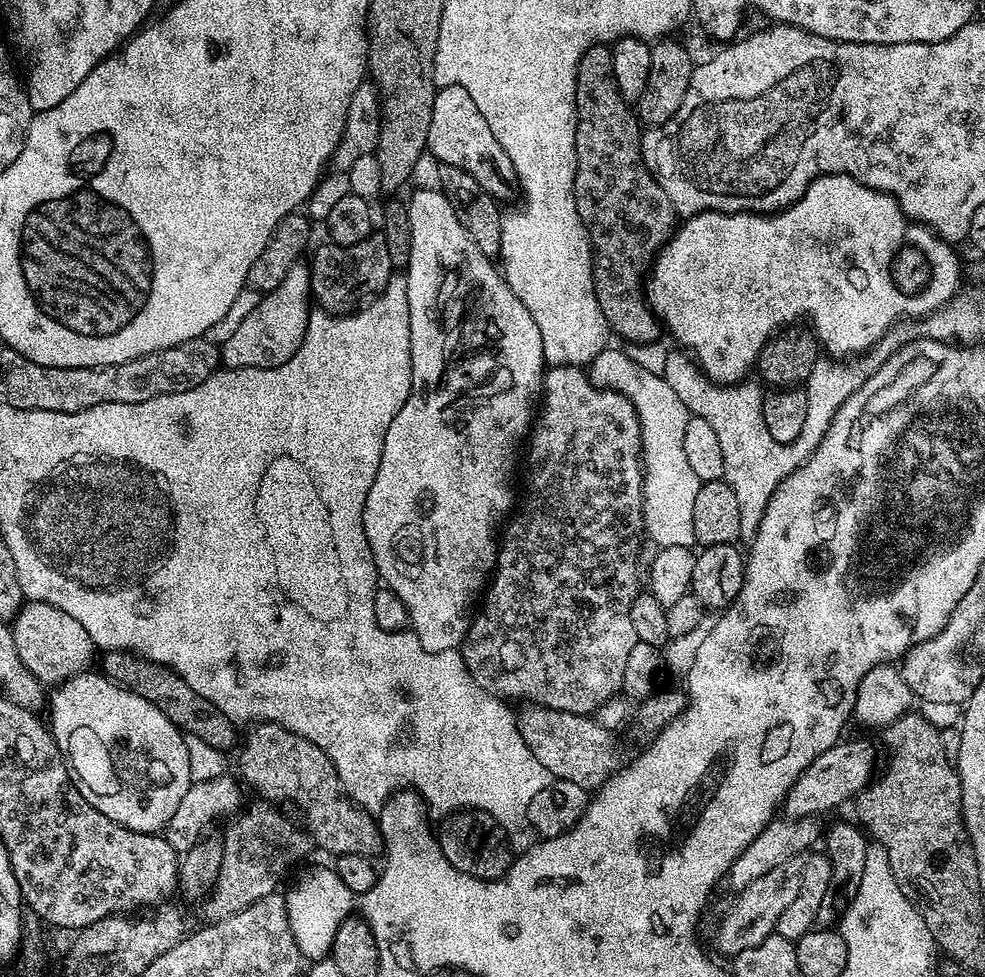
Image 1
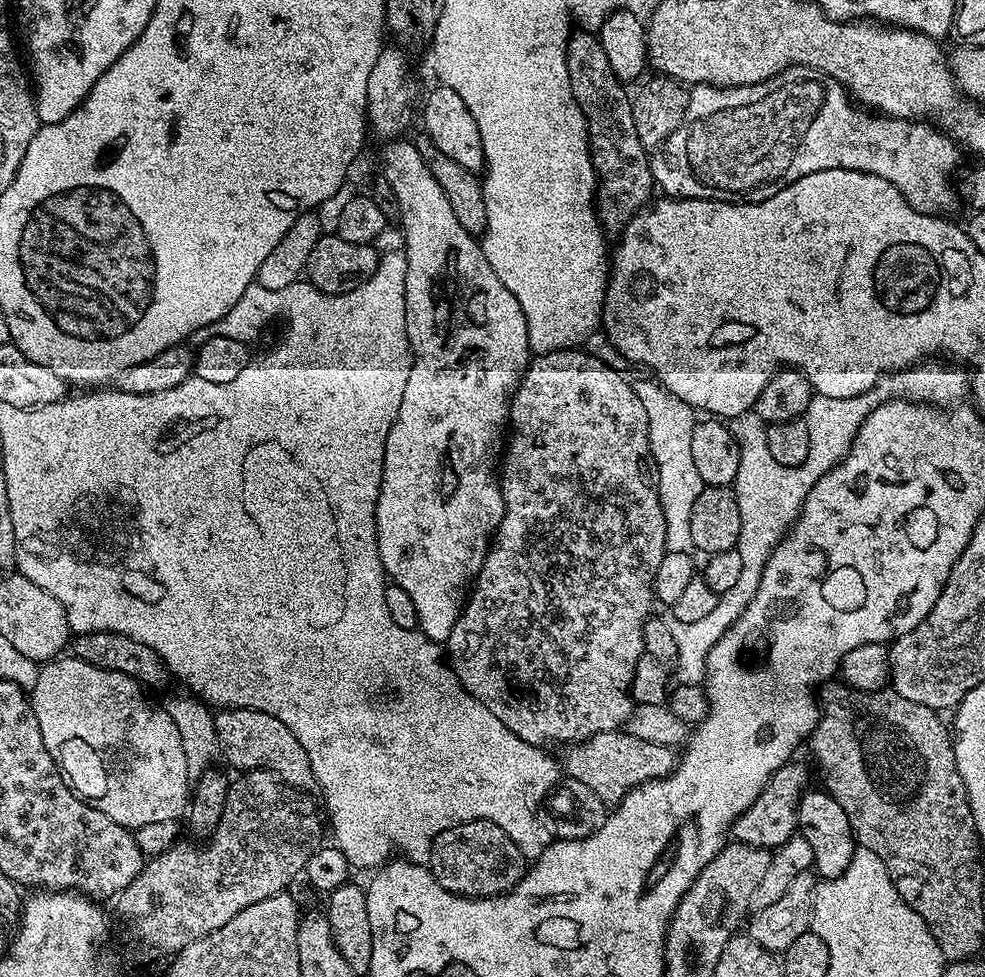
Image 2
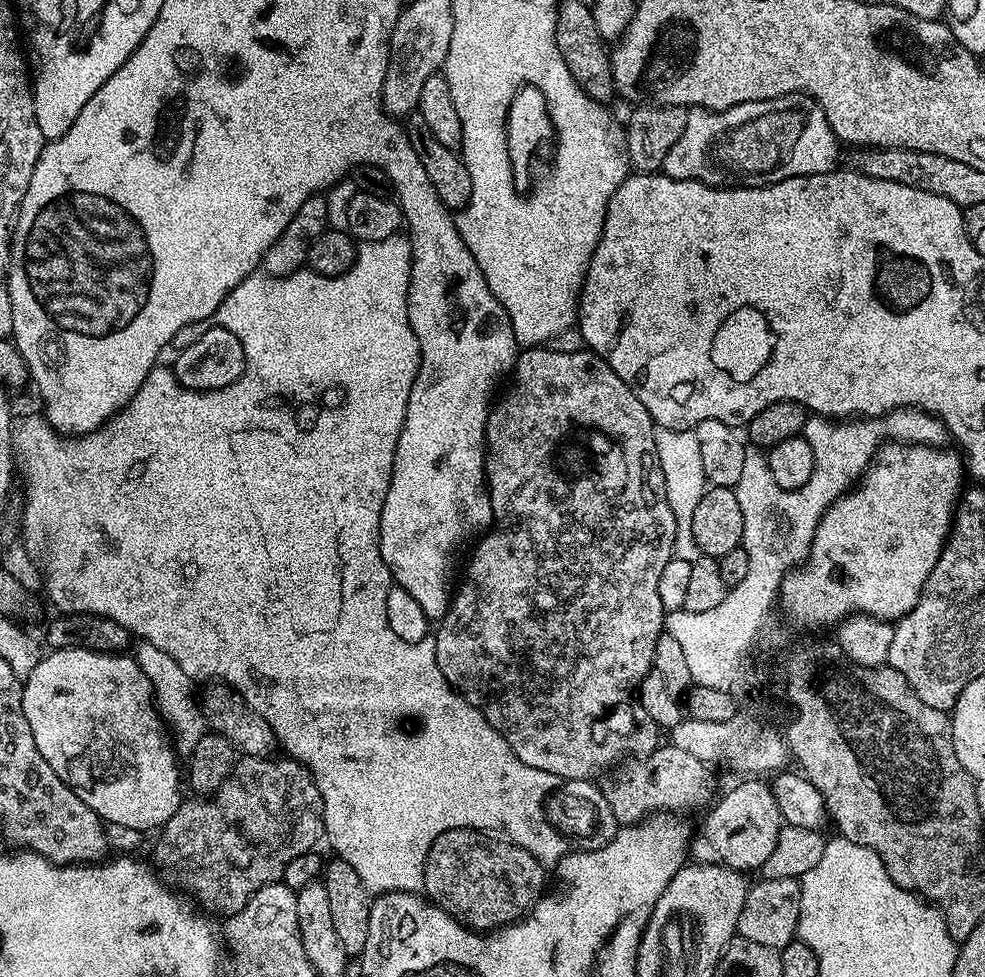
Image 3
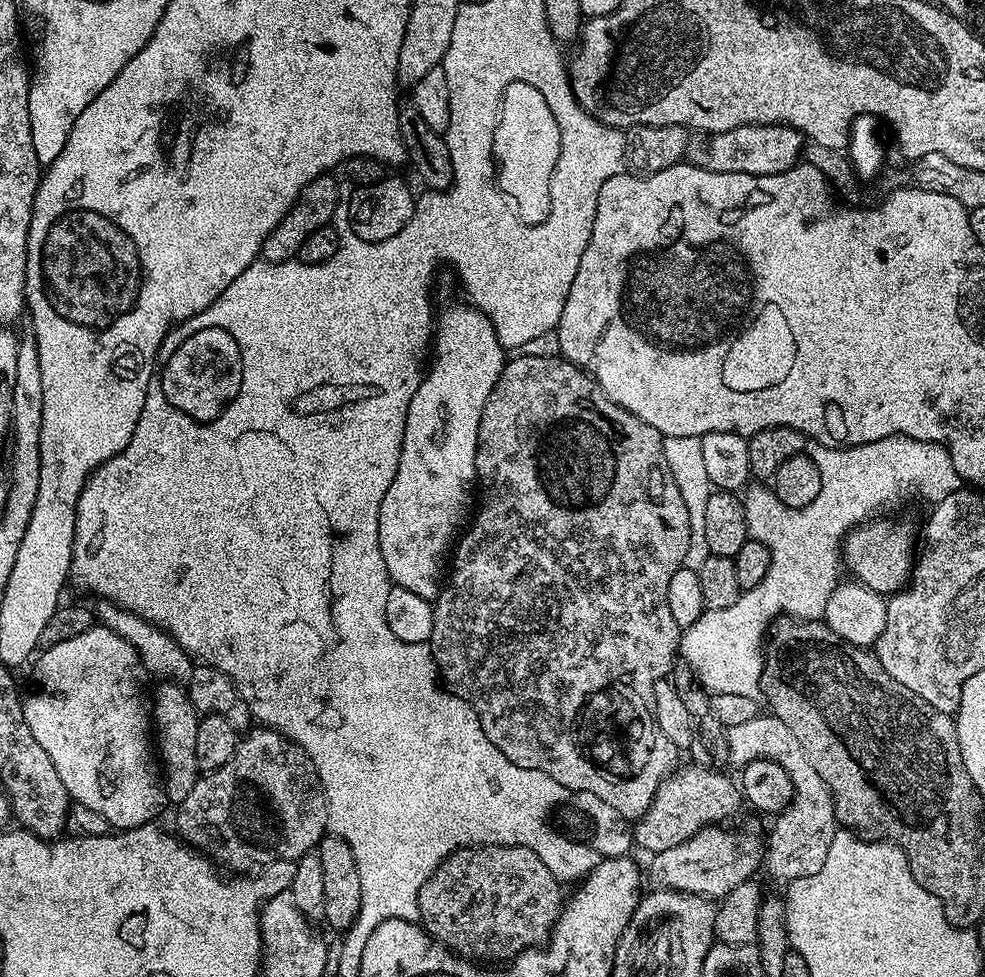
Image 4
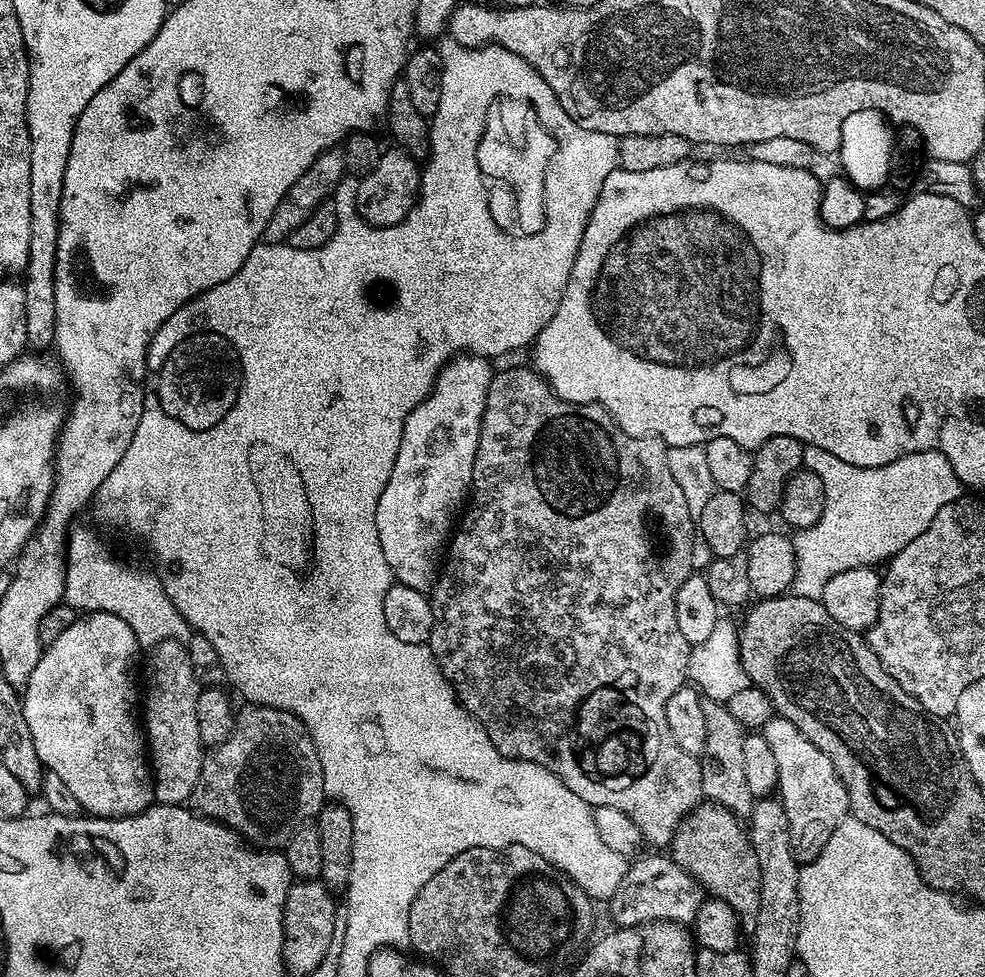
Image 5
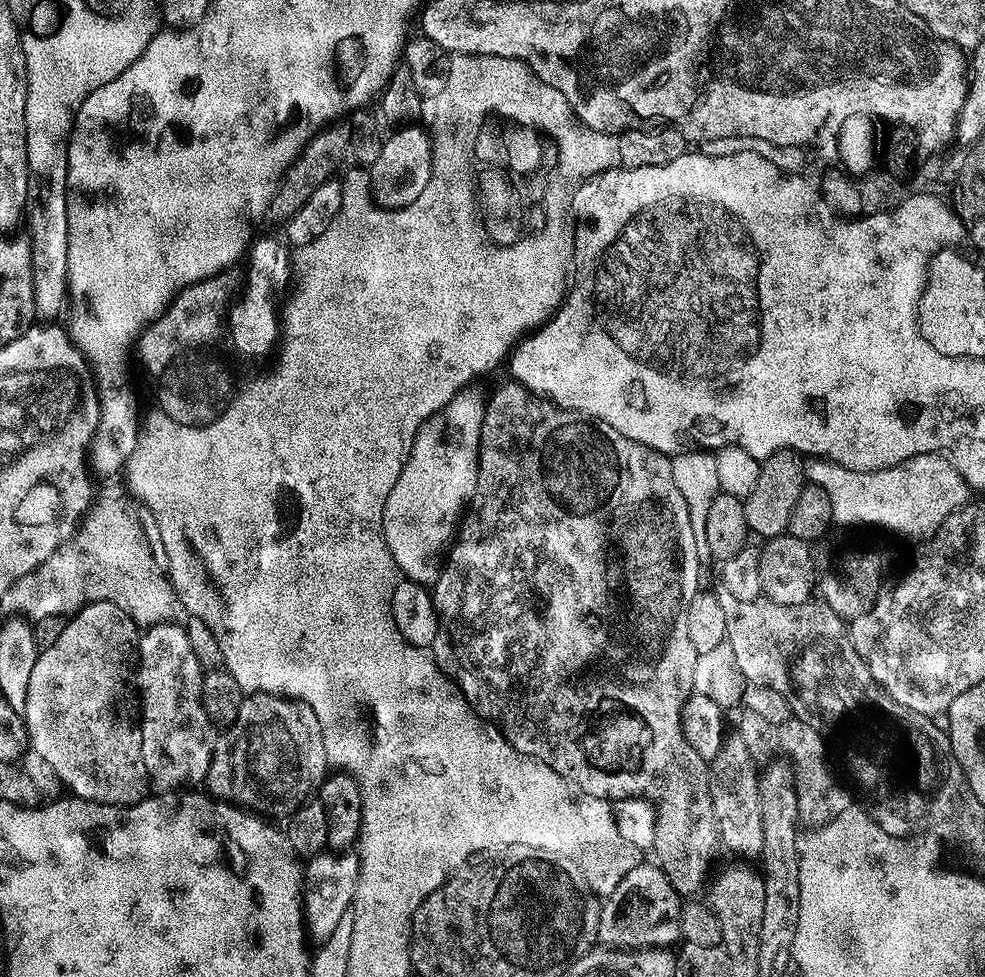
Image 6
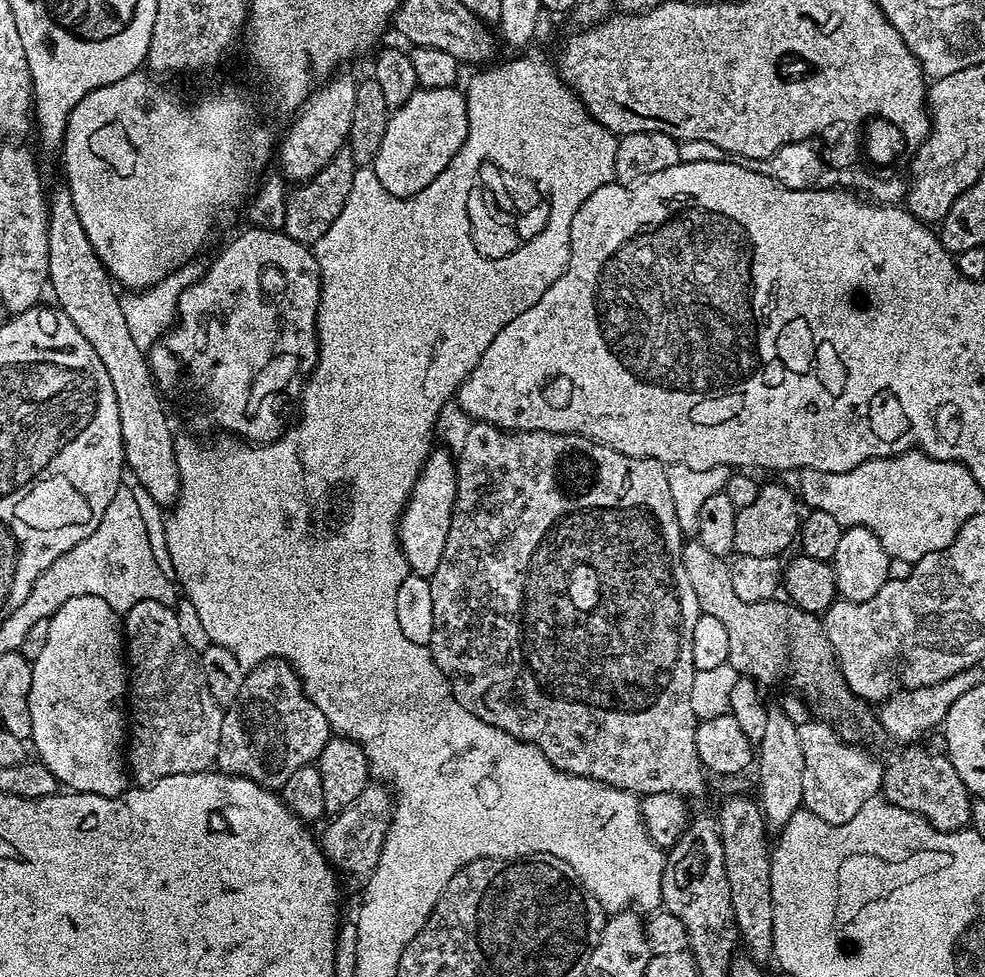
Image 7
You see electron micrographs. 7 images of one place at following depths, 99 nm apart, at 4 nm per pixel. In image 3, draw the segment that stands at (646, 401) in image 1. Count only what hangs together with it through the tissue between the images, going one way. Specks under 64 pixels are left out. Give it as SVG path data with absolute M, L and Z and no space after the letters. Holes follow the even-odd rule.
M662 428L656 430L656 449L658 462L662 466L662 478L666 478L666 502L674 510L676 537L674 538L673 557L693 564L701 554L698 542L694 542L694 510L702 502L702 494L709 487L706 470L702 470L702 453L698 447L695 431L687 428Z

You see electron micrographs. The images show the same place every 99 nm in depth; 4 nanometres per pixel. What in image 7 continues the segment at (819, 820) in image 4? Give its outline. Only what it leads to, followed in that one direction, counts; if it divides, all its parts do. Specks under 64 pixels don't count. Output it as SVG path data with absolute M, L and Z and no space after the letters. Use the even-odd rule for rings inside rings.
M815 718L809 719L809 721L809 724L800 722L796 726L798 743L802 746L802 754L804 755L804 769L802 770L803 807L807 811L813 812L818 818L822 818L822 822L827 824L850 822L850 818L854 818L854 814L858 814L858 810L862 810L865 800L869 800L870 797L881 791L880 782L884 777L883 767L879 763L876 765L863 752L863 747L853 746L842 739L832 725Z

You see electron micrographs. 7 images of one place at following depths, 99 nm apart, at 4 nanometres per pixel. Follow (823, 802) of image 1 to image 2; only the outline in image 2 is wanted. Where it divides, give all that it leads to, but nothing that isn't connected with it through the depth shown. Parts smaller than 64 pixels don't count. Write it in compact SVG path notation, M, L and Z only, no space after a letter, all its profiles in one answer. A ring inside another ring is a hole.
M796 763L783 764L768 779L762 794L758 794L758 798L754 798L752 805L732 824L730 836L733 841L776 850L781 844L785 844L791 836L797 835L796 815L798 814L798 806L804 793L809 791L810 784L808 784L807 766Z

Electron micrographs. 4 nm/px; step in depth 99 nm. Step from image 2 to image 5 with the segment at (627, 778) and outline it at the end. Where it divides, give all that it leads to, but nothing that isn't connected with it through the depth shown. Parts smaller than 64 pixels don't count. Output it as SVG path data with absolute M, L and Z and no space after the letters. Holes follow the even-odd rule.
M701 802L685 815L672 836L670 855L675 864L695 877L709 897L716 897L733 908L739 927L751 934L760 905L758 854L754 854L741 817L721 804Z

